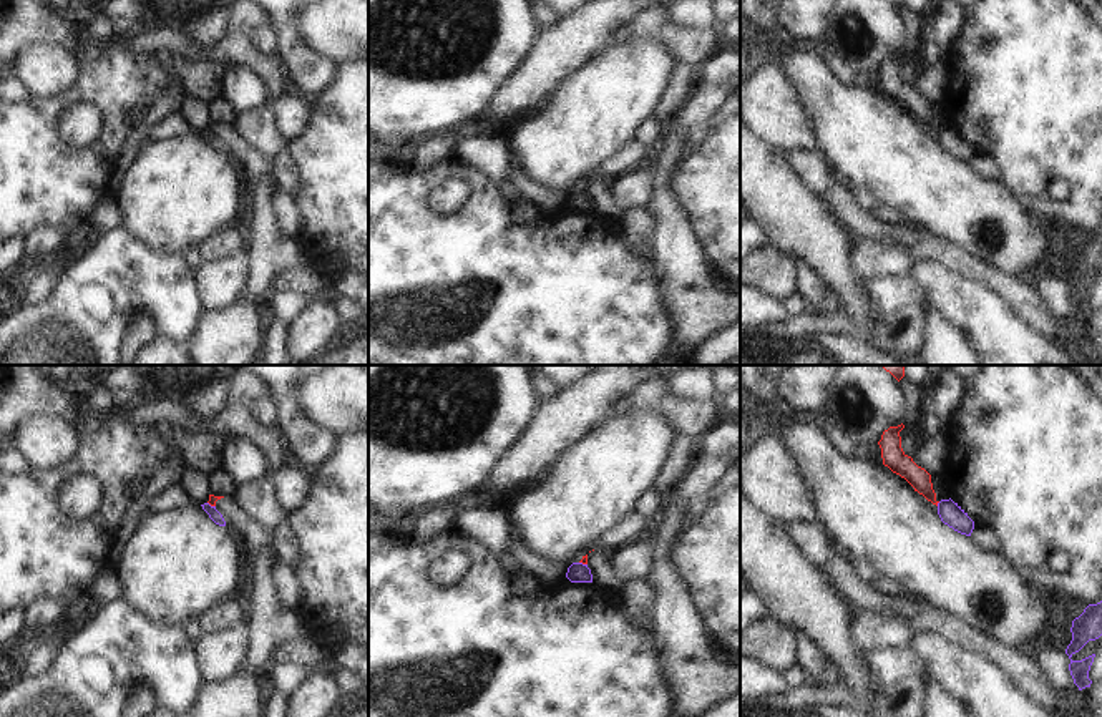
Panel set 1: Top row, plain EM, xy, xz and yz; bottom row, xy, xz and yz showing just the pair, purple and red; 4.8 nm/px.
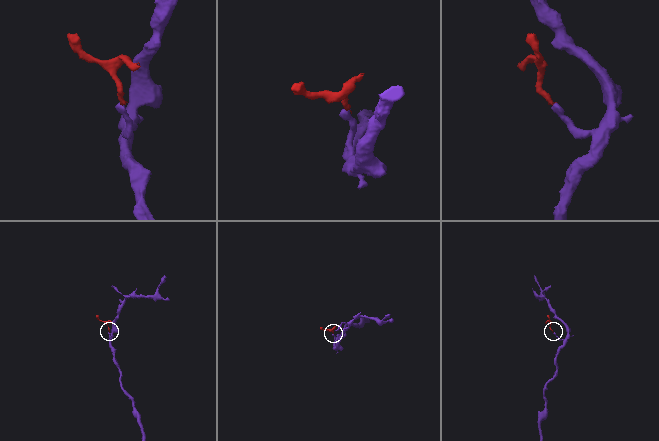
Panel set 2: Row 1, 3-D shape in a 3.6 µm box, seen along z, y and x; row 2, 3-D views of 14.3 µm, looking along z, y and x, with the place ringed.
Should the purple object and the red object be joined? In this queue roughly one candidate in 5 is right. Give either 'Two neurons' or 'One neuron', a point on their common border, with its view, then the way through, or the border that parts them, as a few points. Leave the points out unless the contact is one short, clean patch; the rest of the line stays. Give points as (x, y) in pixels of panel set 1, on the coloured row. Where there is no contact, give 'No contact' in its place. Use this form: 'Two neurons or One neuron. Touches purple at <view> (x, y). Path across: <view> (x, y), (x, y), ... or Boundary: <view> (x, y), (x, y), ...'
Two neurons. Touches purple at yz (938, 503). Boundary: yz (940, 502), (936, 505)

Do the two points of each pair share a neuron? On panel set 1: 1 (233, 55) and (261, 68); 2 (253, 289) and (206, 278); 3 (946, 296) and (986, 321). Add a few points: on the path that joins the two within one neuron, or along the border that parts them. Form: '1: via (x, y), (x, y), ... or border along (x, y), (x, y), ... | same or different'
1: via (239, 55), (248, 55), (254, 62) | same
2: border along (248, 251), (244, 294) | different
3: via (956, 299), (976, 311) | same

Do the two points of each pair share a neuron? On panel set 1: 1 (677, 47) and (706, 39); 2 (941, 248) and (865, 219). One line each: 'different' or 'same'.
1: same
2: same

